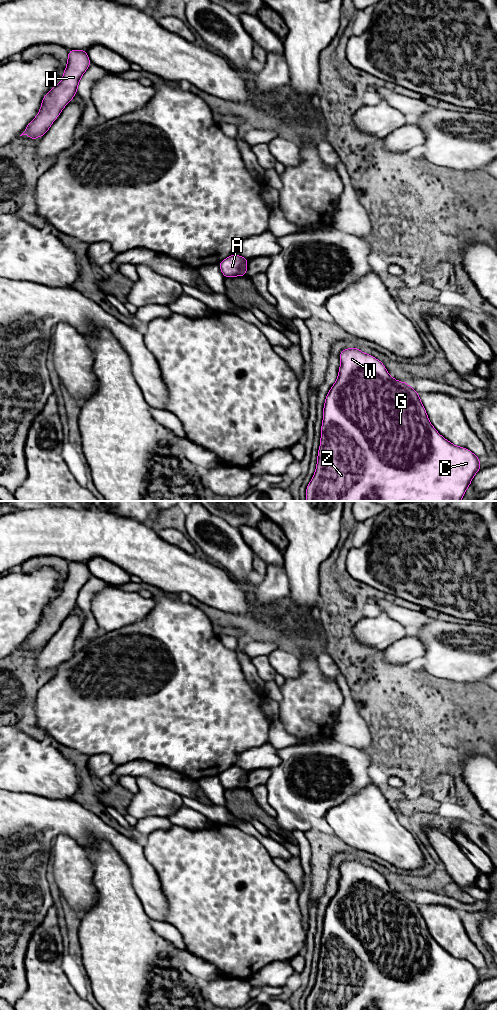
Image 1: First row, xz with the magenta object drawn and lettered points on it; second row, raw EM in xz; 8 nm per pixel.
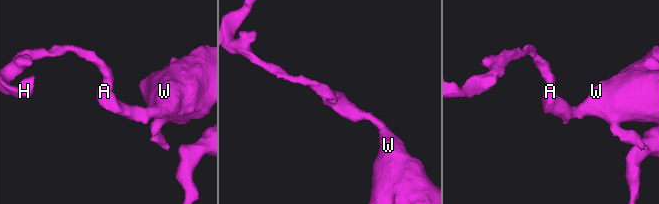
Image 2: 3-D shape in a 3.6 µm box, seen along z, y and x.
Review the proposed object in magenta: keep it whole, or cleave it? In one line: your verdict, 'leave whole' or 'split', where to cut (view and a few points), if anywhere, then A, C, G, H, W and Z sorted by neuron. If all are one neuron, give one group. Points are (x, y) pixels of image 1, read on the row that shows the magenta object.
split; cut xz (246, 264), (242, 267), (241, 275); groups A C G W Z / H

